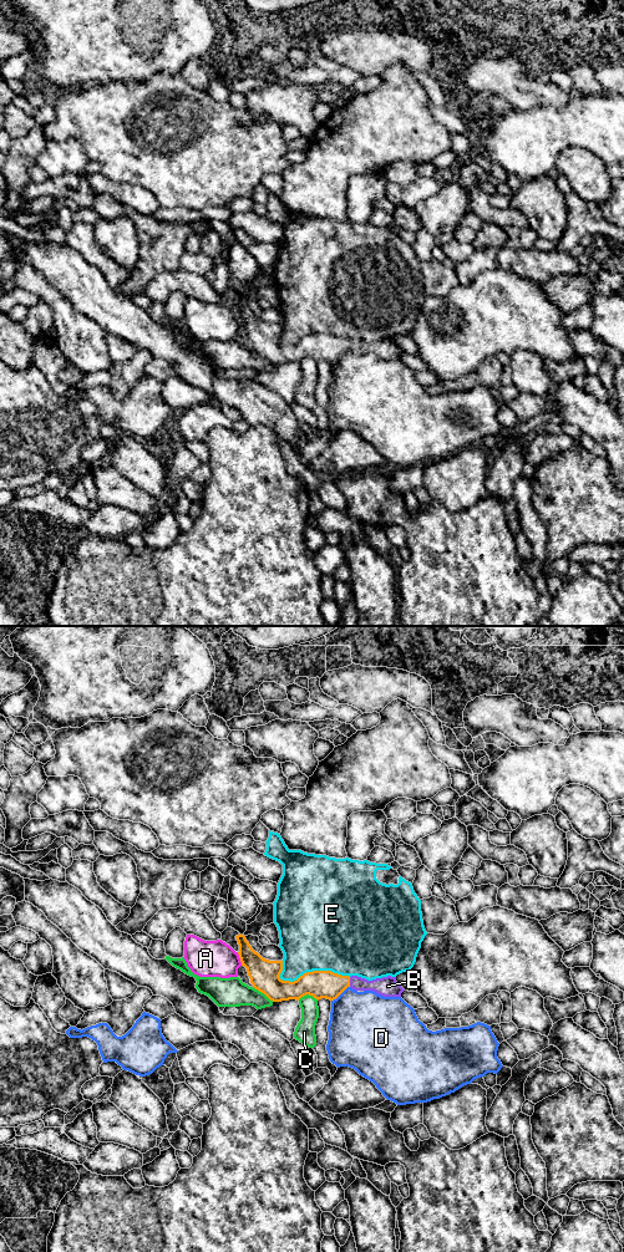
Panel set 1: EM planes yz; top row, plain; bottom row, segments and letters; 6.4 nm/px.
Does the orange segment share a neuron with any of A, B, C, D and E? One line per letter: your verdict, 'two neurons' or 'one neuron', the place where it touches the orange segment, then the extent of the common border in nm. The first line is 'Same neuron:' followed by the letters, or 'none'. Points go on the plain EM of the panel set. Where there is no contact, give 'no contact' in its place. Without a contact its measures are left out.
Same neuron: B
A: two neurons | yz (239, 320) | 90 nm
B: one neuron | yz (349, 345) | 60 nm
C: two neurons | yz (308, 356) | 140 nm
D: two neurons | yz (340, 356) | 160 nm
E: two neurons | yz (314, 334) | 460 nm

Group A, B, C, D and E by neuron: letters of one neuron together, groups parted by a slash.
A / B / C / D / E

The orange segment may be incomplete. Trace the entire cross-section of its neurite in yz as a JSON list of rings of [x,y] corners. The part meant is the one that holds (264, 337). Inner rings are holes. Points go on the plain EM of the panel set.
[[[244,297],[235,299],[239,307],[239,321],[242,329],[247,331],[250,346],[255,352],[264,356],[273,365],[281,365],[289,362],[299,363],[301,360],[309,357],[315,362],[326,361],[330,363],[336,362],[347,350],[351,350],[355,353],[374,353],[384,360],[401,360],[401,356],[405,353],[397,345],[396,340],[382,340],[372,343],[357,339],[341,339],[331,334],[313,334],[306,335],[300,339],[296,343],[283,343],[279,339],[283,334],[283,324],[269,324],[263,321],[258,315],[255,315]]]

